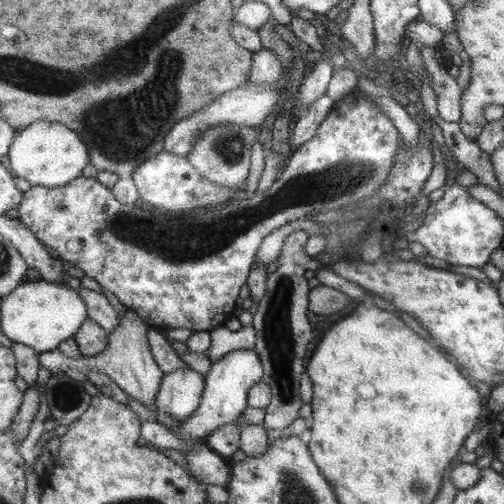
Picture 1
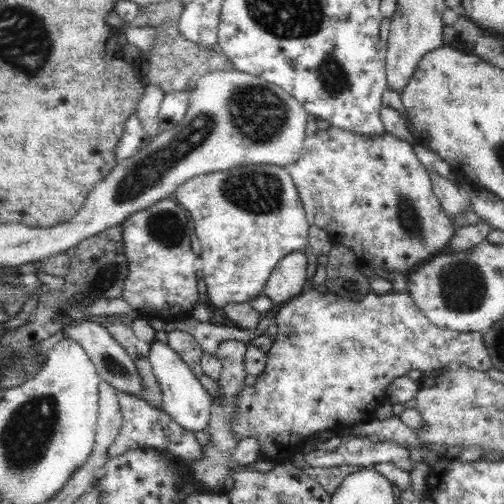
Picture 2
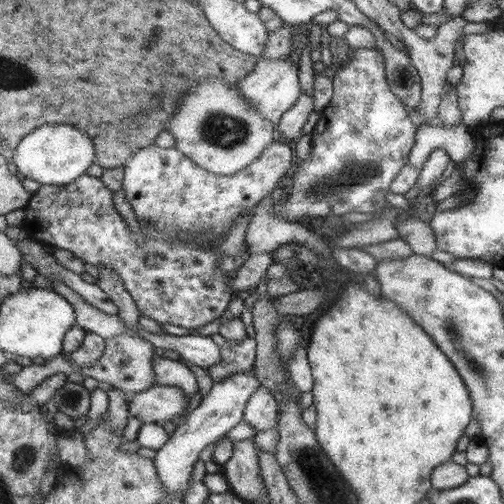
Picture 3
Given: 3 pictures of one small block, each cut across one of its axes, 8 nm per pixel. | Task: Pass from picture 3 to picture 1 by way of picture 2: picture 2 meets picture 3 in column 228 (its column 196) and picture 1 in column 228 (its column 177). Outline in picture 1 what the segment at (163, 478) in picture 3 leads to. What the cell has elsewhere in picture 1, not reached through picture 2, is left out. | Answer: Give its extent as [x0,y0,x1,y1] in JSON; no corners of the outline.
[181,348,263,440]

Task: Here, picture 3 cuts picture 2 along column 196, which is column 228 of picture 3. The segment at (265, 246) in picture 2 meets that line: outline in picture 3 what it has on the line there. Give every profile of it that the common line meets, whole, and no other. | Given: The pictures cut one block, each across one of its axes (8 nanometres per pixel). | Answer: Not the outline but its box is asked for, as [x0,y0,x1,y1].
[121,142,293,244]

